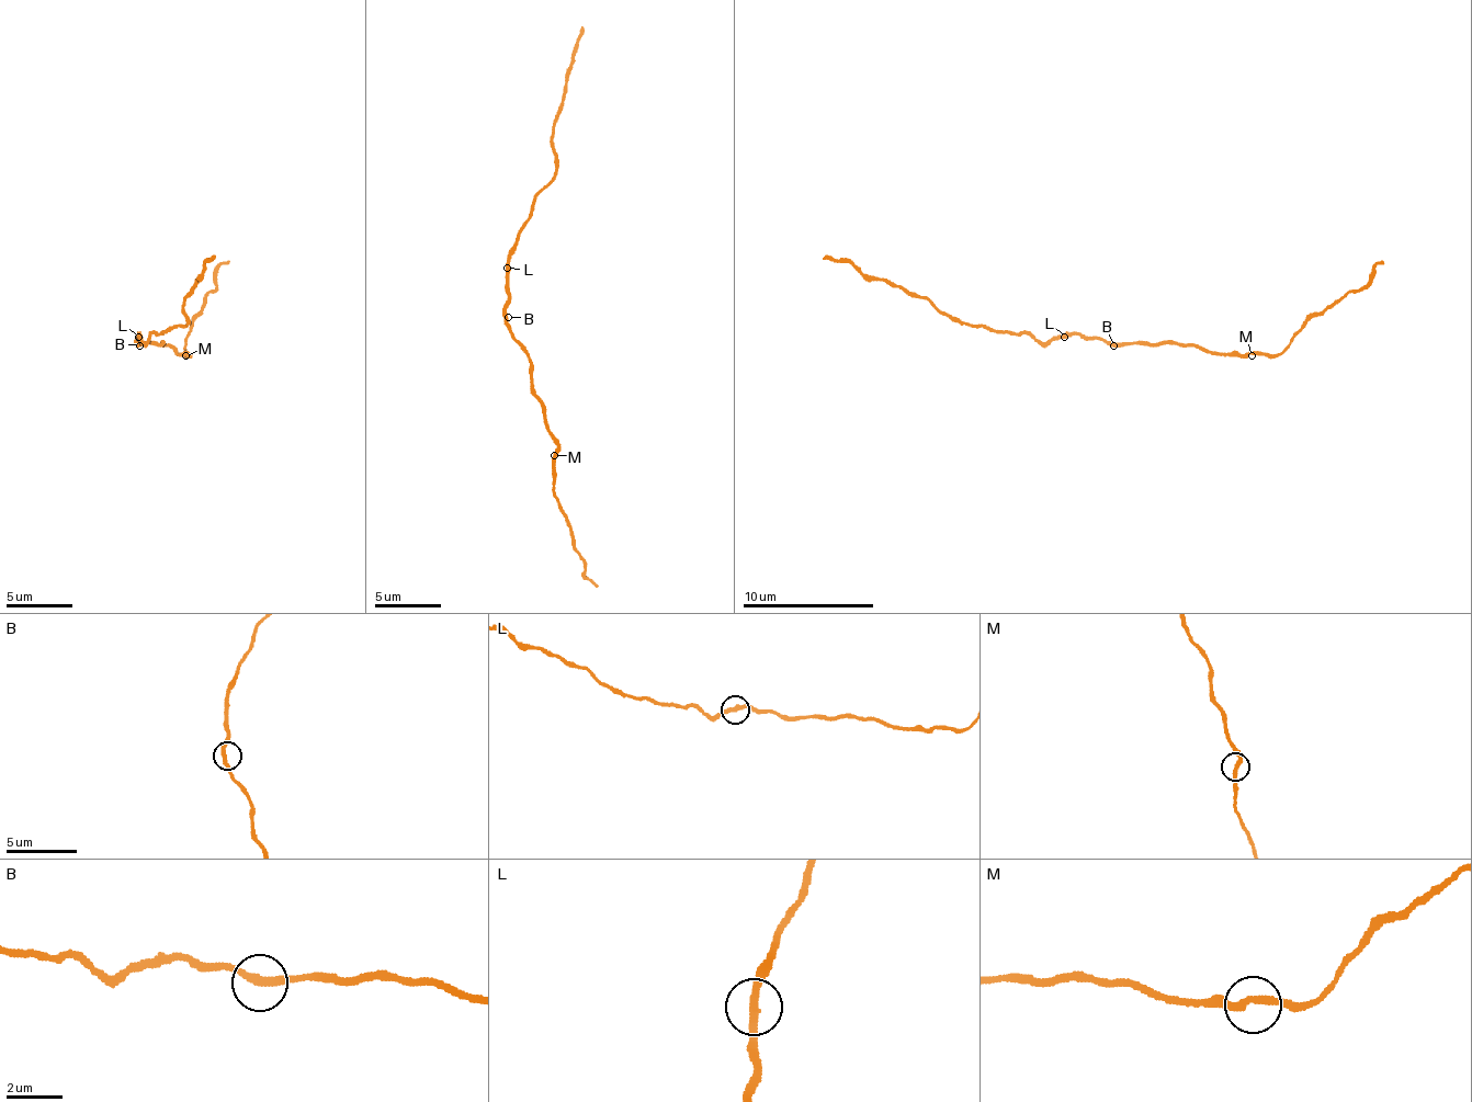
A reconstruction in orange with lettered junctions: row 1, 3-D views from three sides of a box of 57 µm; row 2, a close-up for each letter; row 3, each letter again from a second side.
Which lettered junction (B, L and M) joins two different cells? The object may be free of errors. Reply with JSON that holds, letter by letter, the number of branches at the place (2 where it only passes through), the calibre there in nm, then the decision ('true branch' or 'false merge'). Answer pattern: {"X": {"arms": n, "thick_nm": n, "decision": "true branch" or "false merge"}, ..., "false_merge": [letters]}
{"B": {"arms": 2, "thick_nm": 280, "decision": "true branch"}, "L": {"arms": 2, "thick_nm": 280, "decision": "true branch"}, "M": {"arms": 2, "thick_nm": 280, "decision": "true branch"}, "false_merge": []}

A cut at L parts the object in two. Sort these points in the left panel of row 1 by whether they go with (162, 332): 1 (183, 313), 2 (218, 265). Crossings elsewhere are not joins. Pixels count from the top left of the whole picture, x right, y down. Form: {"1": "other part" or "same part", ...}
{"1": "same part", "2": "other part"}

